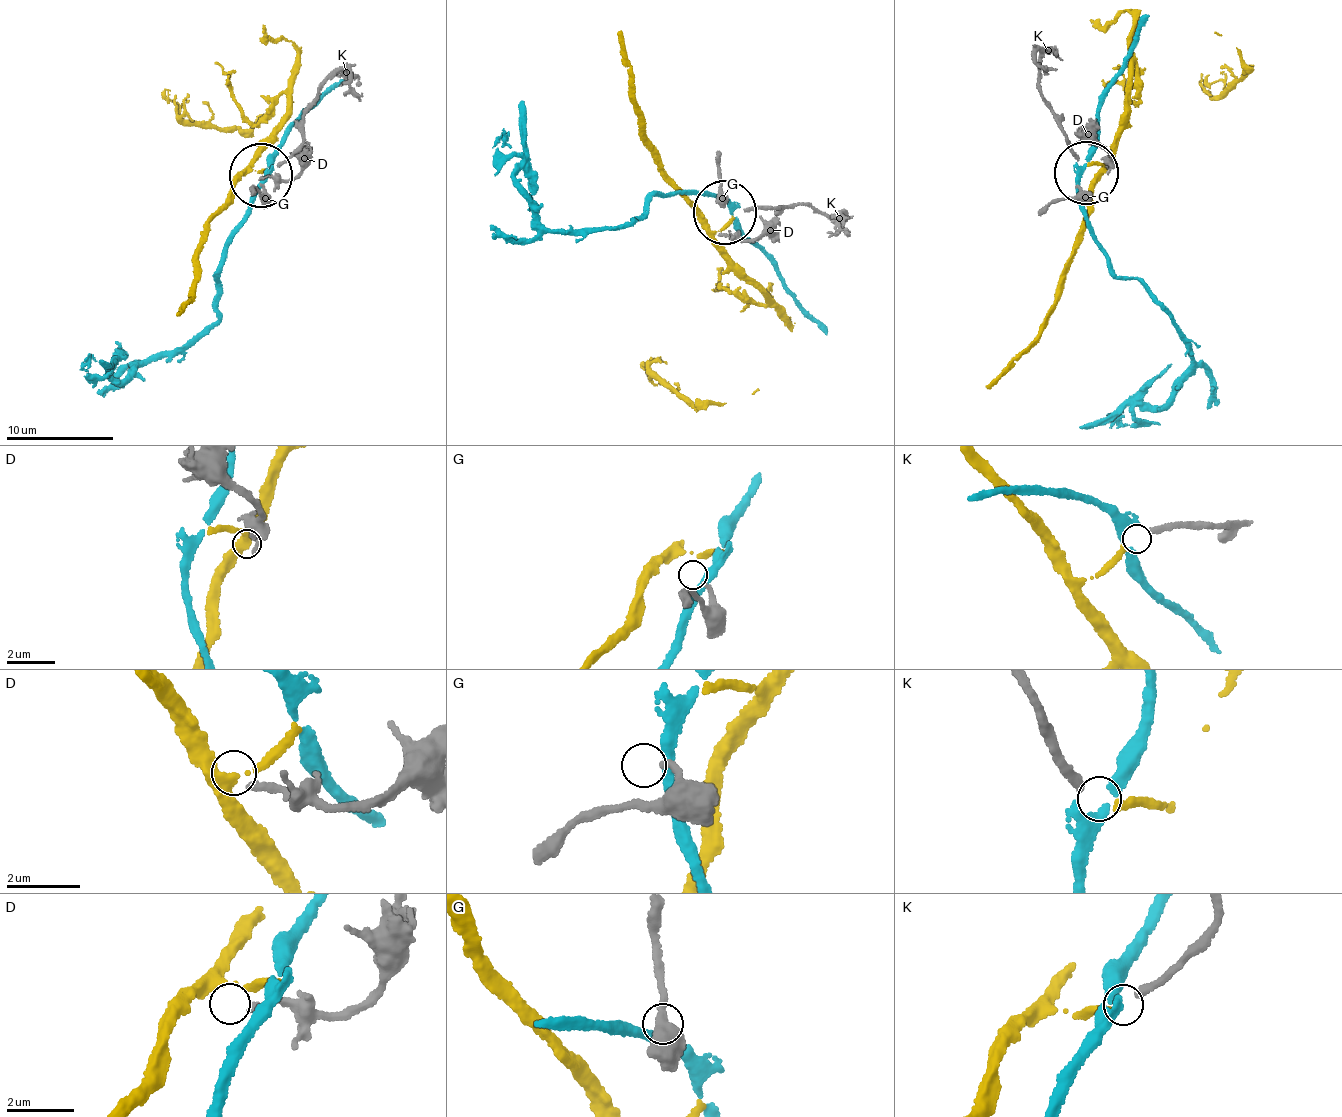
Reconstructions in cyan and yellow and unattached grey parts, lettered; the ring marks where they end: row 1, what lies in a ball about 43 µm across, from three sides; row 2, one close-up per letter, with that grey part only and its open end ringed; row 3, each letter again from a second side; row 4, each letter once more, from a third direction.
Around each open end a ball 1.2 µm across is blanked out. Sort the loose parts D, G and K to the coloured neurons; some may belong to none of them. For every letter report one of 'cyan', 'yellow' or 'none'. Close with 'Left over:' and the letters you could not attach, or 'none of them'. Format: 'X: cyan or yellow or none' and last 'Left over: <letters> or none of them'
D: none
G: none
K: yellow
Left over: D, G

